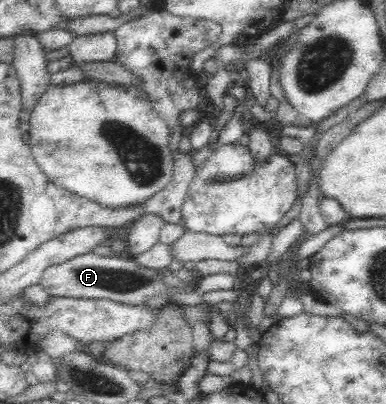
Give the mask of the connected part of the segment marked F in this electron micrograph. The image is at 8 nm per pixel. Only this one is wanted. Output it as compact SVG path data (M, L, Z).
M90 252L49 267L42 272L39 284L50 297L102 298L116 303L144 305L155 297L164 296L169 289L174 288L167 286L163 278L156 270L142 267L132 258L118 255L108 258Z

